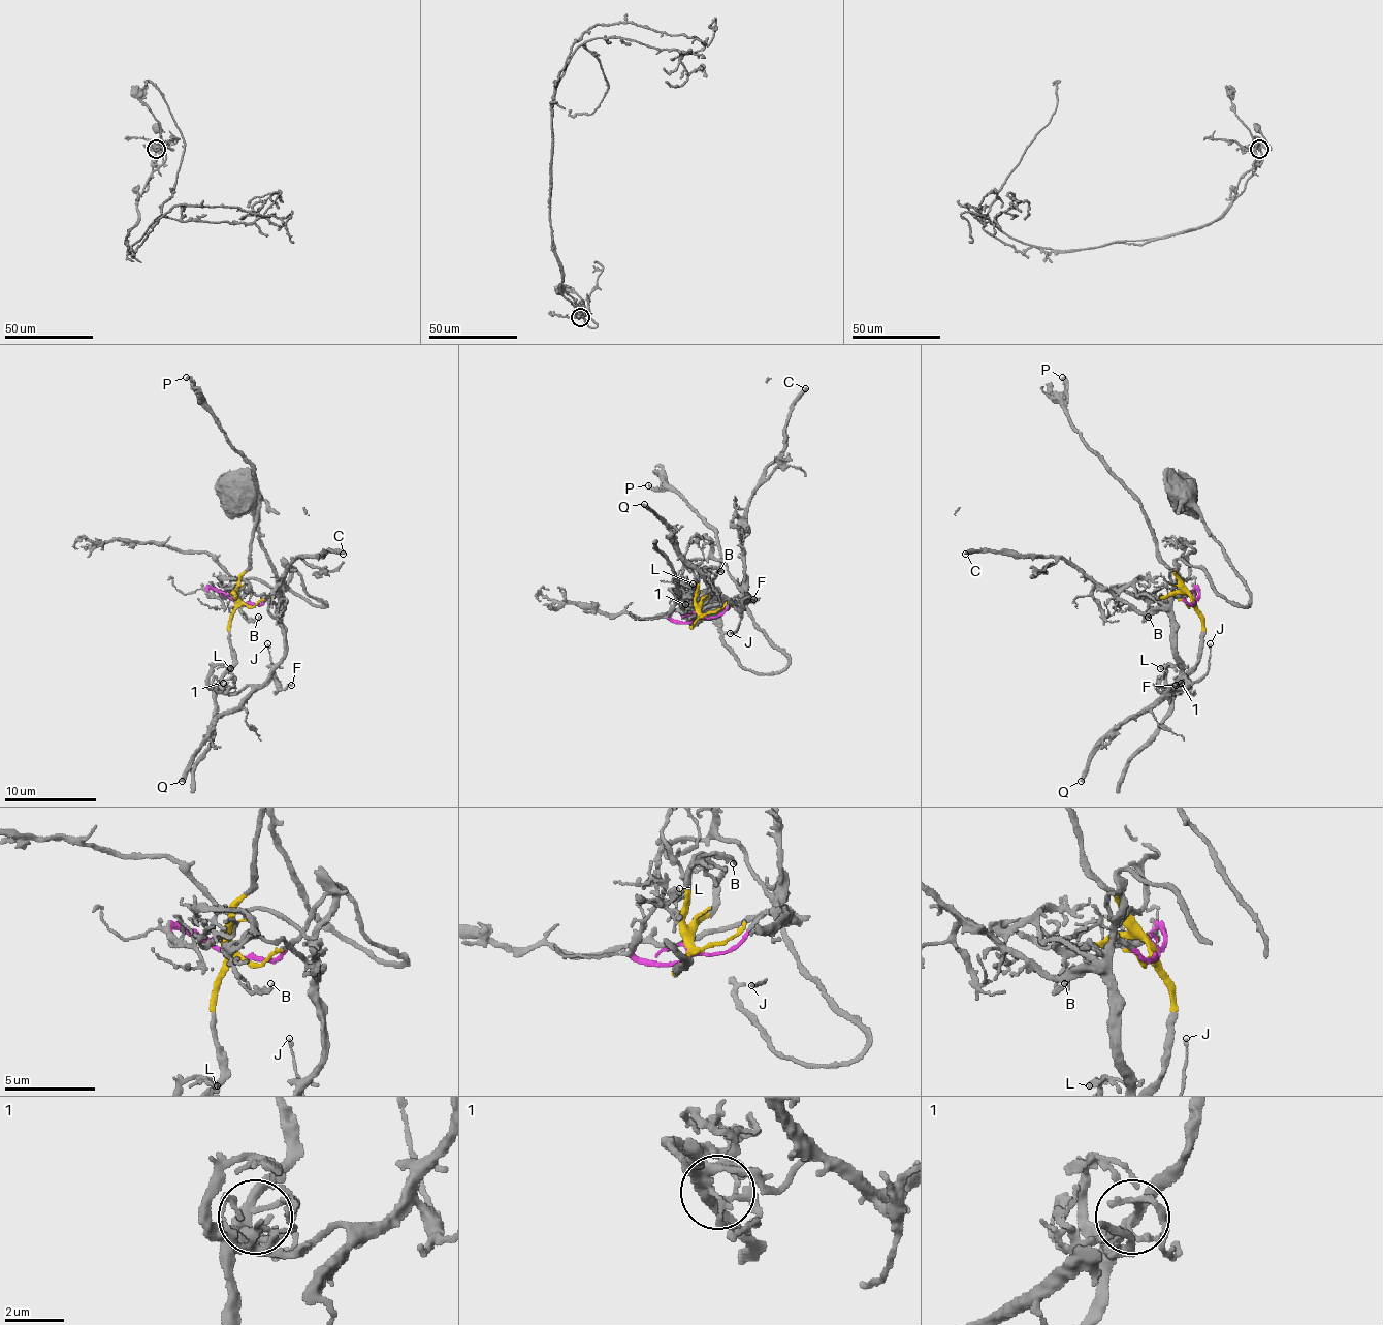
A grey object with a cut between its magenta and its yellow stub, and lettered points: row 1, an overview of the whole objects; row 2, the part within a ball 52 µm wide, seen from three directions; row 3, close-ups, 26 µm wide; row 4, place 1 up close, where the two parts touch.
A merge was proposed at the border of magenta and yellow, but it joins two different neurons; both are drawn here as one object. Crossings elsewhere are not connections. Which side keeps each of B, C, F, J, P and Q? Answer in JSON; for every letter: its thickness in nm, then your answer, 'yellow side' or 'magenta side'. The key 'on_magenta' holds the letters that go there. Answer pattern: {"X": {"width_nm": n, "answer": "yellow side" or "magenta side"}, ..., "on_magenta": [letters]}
{"B": {"width_nm": 200, "answer": "yellow side"}, "C": {"width_nm": 380, "answer": "magenta side"}, "F": {"width_nm": 160, "answer": "magenta side"}, "J": {"width_nm": 150, "answer": "magenta side"}, "P": {"width_nm": 220, "answer": "yellow side"}, "Q": {"width_nm": 340, "answer": "magenta side"}, "on_magenta": ["C", "F", "J", "Q"]}

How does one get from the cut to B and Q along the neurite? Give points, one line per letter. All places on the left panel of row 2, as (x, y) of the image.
B: (235, 600), (233, 593), (233, 602), (250, 618), (259, 616)
Q: (235, 600), (256, 604), (277, 595), (284, 659), (245, 698), (215, 722), (215, 728), (201, 745), (181, 781)

